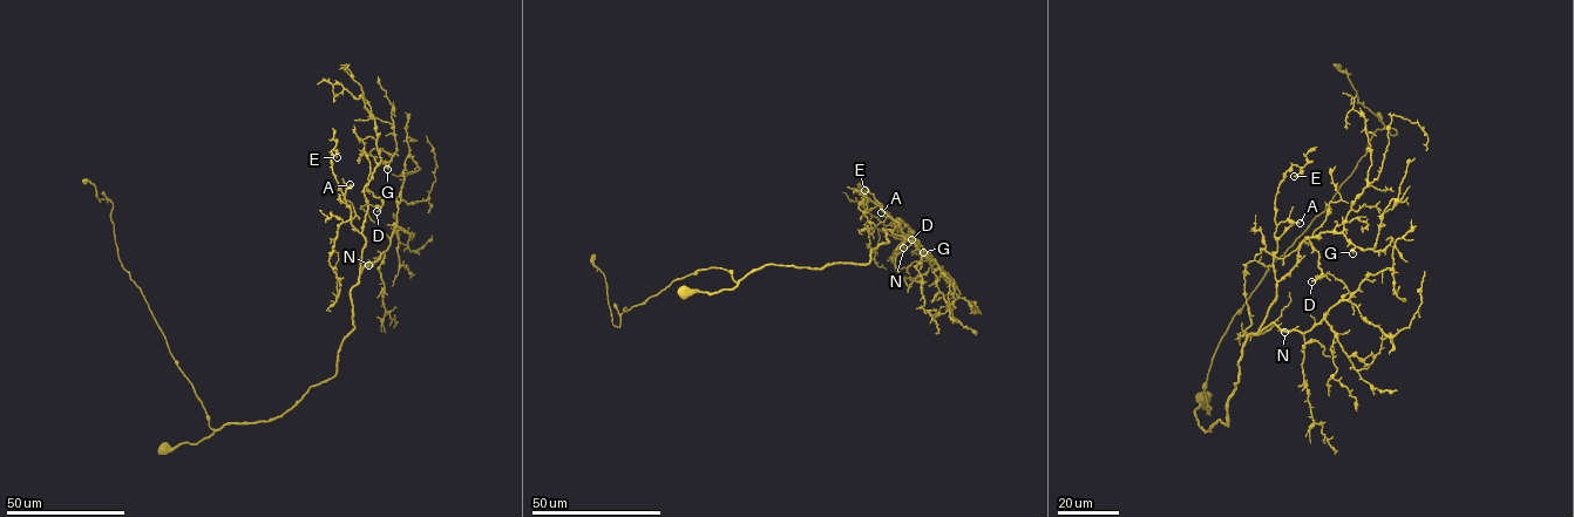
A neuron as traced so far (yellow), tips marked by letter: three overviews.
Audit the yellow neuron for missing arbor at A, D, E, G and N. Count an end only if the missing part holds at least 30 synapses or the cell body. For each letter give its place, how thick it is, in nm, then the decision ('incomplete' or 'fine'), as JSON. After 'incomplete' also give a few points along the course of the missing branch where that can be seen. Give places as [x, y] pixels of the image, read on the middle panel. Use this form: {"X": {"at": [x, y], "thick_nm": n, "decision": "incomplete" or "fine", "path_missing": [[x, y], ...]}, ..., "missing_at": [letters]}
{"A": {"at": [881, 212], "thick_nm": 200, "decision": "fine"}, "D": {"at": [911, 239], "thick_nm": 190, "decision": "fine"}, "E": {"at": [864, 190], "thick_nm": 170, "decision": "fine"}, "G": {"at": [923, 252], "thick_nm": 320, "decision": "fine"}, "N": {"at": [903, 247], "thick_nm": 120, "decision": "fine"}, "missing_at": []}

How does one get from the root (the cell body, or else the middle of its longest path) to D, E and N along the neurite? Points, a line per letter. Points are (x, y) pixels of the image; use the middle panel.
D: (683, 293), (730, 290), (766, 265), (864, 264), (897, 218), (911, 239)
E: (683, 293), (730, 290), (766, 265), (869, 262), (888, 242), (883, 228), (899, 222), (864, 190)
N: (683, 293), (730, 290), (766, 265), (864, 264), (872, 247), (888, 242), (883, 228), (904, 237), (903, 247)

